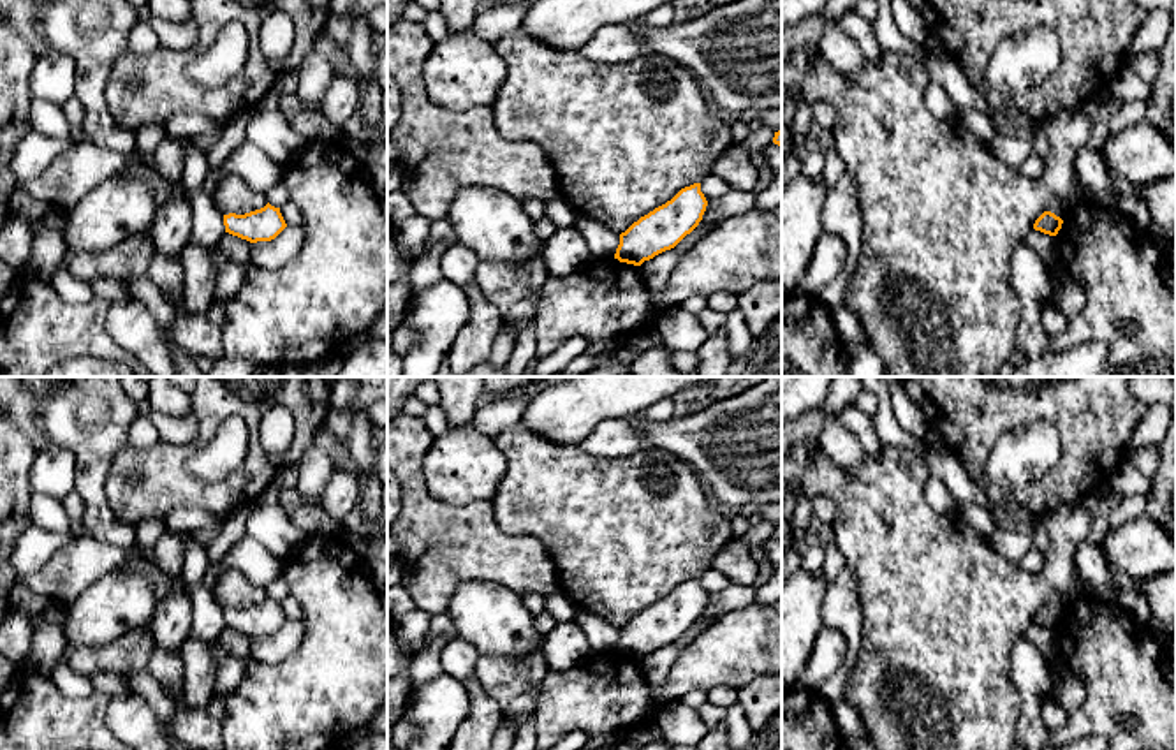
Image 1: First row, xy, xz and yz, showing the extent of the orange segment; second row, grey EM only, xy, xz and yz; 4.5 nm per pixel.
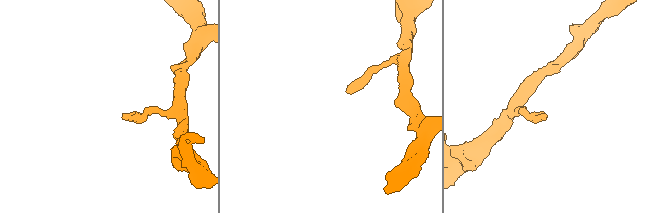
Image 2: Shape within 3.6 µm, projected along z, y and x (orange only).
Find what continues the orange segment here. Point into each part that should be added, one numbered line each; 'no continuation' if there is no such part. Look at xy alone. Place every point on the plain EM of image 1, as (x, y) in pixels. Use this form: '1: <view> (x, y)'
no continuation

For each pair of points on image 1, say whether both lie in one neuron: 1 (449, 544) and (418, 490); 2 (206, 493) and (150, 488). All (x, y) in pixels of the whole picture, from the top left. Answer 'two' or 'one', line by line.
1: one
2: one

